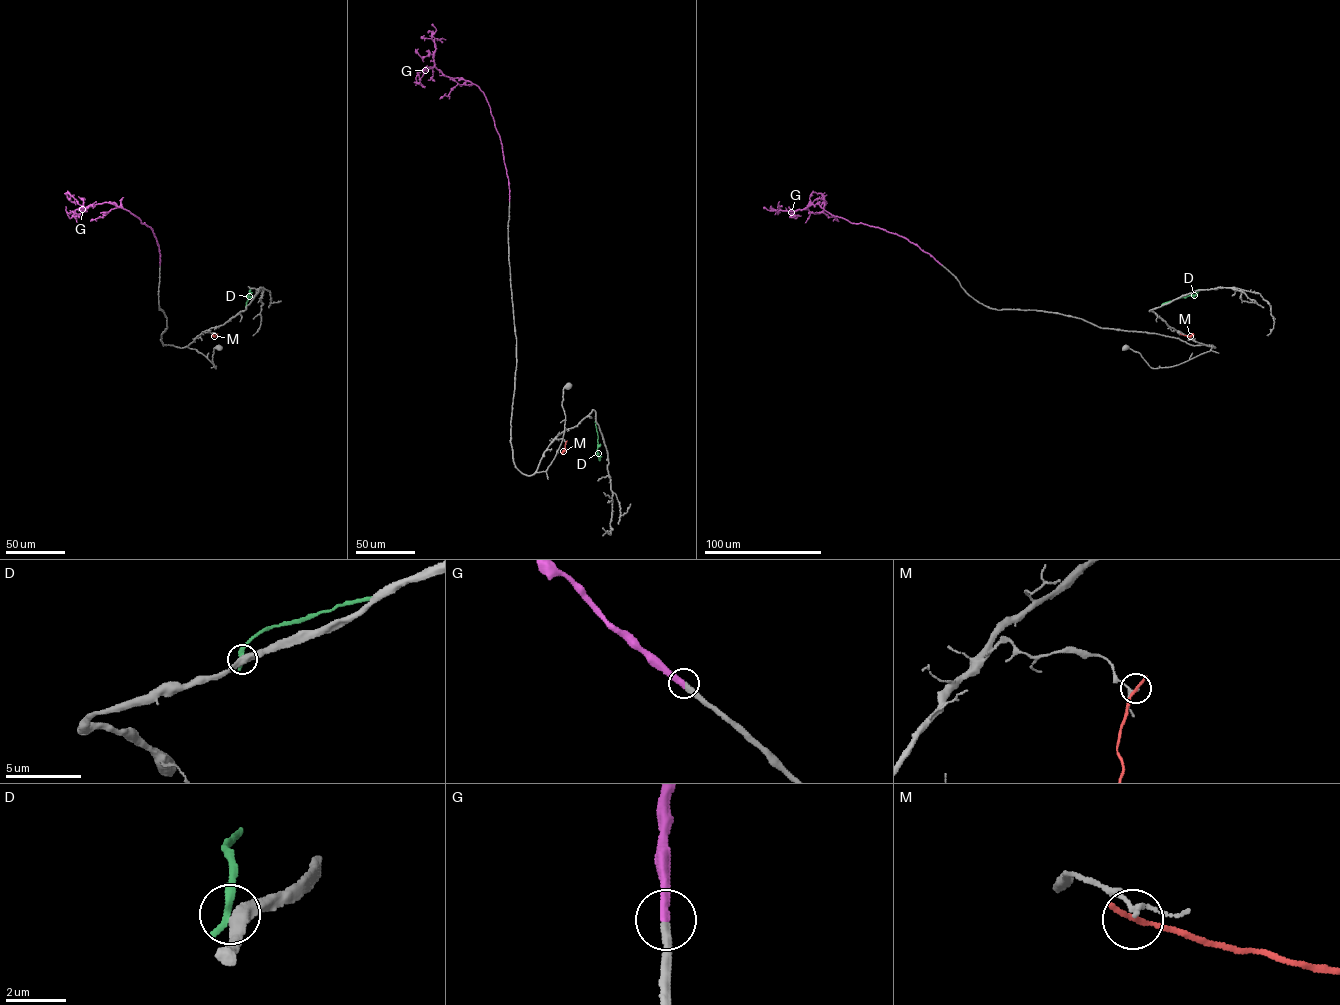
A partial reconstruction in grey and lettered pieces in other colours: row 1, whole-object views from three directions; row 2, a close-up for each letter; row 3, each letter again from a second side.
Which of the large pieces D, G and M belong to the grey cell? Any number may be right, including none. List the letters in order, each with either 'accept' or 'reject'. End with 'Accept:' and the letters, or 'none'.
D: reject
G: accept
M: reject
Accept: G

